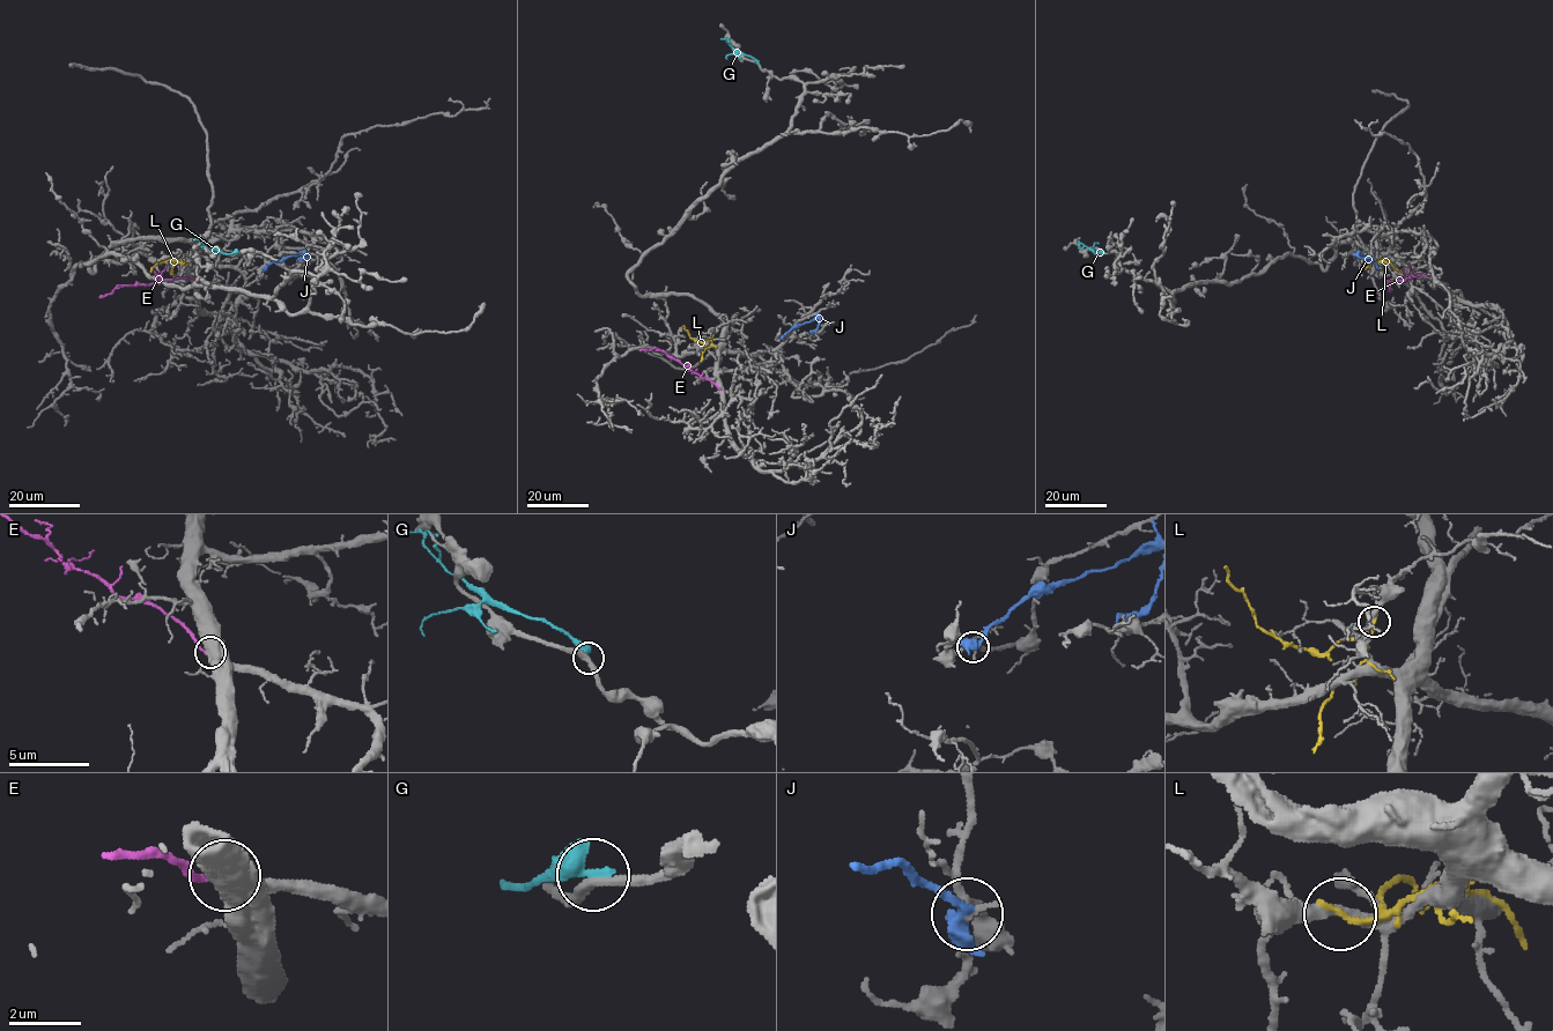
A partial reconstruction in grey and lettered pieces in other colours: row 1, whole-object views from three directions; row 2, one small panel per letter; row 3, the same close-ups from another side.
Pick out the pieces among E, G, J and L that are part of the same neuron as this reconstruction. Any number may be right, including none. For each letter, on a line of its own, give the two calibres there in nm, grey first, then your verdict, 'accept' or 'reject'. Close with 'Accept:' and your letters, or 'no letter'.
E: 600 nm thick on the grey side, 200 nm on the other; reject
G: 280 nm thick on the grey side, 550 nm on the other; reject
J: 200 nm thick on the grey side, 650 nm on the other; reject
L: 320 nm thick on the grey side, 190 nm on the other; reject
Accept: no letter

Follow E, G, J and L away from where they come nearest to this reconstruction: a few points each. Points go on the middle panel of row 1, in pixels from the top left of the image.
E: (719, 388), (663, 350), (655, 348), (640, 350)
G: (757, 64), (720, 38)
J: (782, 336), (793, 327), (819, 318), (818, 327), (810, 334)
L: (712, 336), (711, 340), (697, 341), (683, 326)

